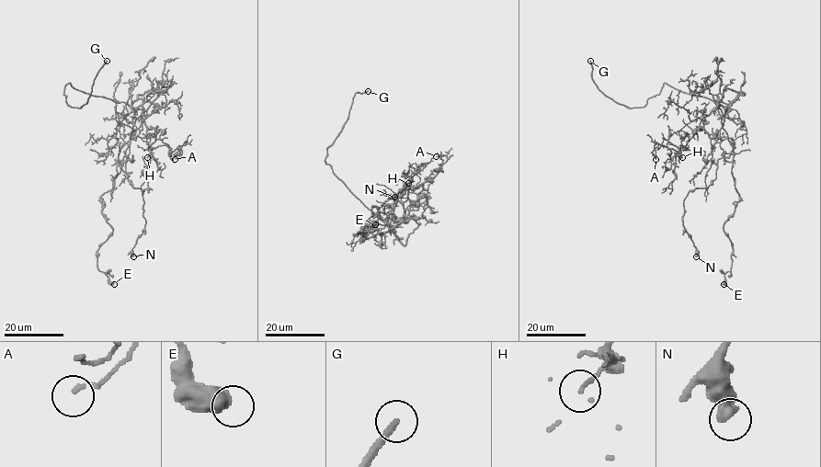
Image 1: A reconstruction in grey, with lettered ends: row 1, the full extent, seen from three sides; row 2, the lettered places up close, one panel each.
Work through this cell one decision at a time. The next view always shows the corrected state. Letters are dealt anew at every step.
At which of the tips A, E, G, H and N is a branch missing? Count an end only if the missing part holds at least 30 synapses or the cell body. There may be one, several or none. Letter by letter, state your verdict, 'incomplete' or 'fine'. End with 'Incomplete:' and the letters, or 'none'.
A: fine
E: fine
G: incomplete
H: fine
N: fine
Incomplete: G

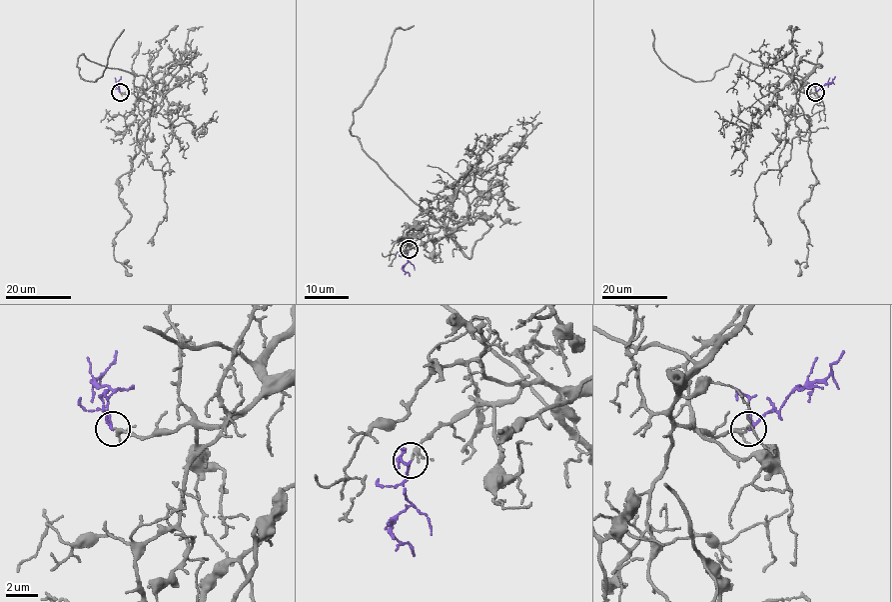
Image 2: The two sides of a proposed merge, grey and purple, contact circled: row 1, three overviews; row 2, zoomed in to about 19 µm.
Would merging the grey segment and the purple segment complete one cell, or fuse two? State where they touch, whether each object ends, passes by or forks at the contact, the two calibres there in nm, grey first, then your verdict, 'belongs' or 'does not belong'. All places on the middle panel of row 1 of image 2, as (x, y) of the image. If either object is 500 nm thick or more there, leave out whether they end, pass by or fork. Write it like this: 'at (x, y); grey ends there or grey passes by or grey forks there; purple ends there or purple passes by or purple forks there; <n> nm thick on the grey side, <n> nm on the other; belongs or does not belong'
at (409, 249); grey forks there; purple passes by; 140 nm thick on the grey side, 130 nm on the other; belongs

